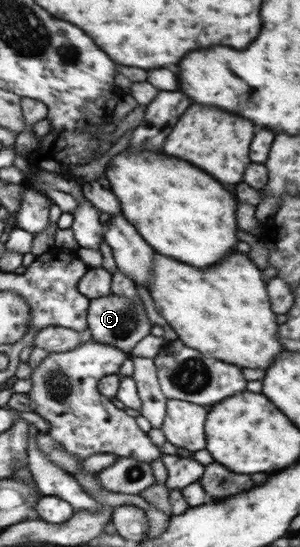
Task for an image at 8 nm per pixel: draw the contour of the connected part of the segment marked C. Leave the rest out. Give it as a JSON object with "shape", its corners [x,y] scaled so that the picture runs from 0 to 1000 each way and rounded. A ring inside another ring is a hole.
{"shape":[[[387,536],[307,548],[297,561],[297,611],[333,629],[367,629],[433,647],[453,629],[487,612],[540,616],[543,598],[503,596],[473,554],[450,554],[433,543],[400,541]]]}

